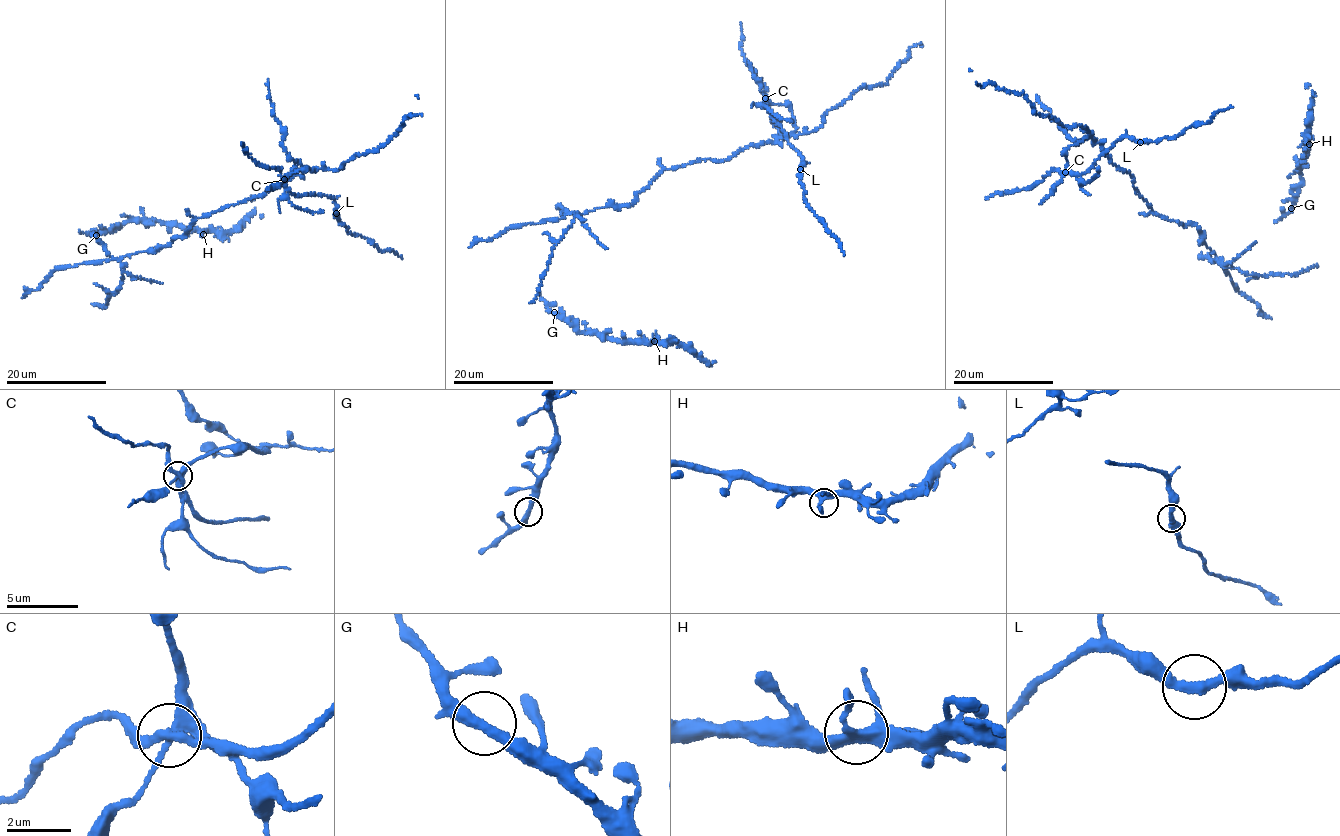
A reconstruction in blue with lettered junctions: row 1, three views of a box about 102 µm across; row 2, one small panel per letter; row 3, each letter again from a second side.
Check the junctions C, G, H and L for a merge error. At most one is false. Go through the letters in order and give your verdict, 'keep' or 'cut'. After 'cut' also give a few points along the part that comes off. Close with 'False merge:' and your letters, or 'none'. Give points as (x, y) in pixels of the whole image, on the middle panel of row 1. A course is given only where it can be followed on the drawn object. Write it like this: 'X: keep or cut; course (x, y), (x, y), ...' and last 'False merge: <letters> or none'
C: cut; course (766, 98), (788, 106), (791, 134), (725, 160), (665, 169), (630, 204), (575, 212), (530, 303)
G: keep
H: keep
L: keep
False merge: C

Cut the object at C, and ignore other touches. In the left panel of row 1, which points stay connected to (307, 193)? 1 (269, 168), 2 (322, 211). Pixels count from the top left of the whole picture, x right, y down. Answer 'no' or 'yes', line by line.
1: yes
2: no

